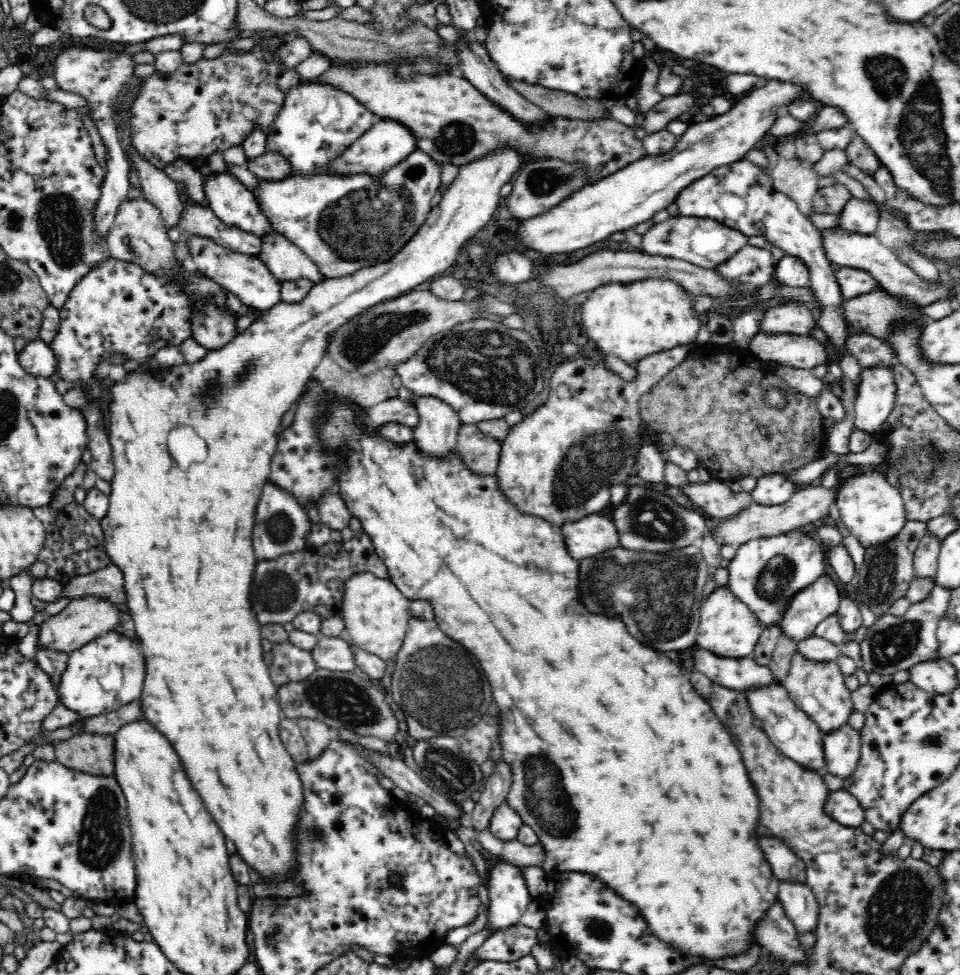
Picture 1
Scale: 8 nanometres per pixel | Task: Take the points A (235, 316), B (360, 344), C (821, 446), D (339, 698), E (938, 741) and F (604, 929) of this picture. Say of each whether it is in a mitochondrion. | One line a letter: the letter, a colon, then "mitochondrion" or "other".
A: other
B: mitochondrion
C: other
D: mitochondrion
E: mitochondrion
F: mitochondrion

